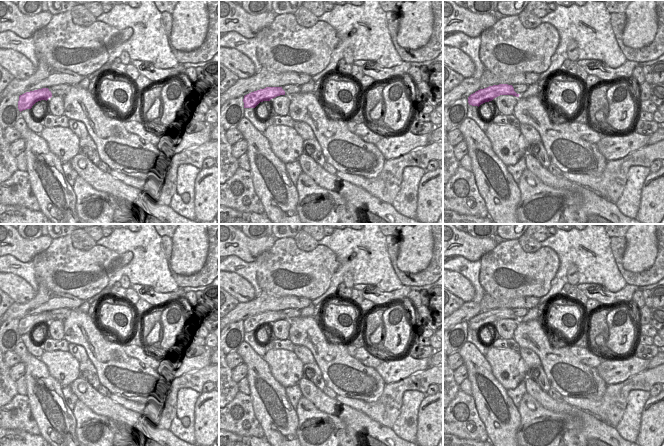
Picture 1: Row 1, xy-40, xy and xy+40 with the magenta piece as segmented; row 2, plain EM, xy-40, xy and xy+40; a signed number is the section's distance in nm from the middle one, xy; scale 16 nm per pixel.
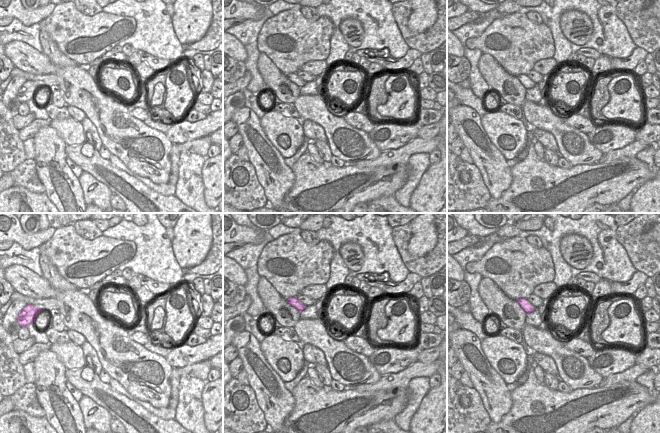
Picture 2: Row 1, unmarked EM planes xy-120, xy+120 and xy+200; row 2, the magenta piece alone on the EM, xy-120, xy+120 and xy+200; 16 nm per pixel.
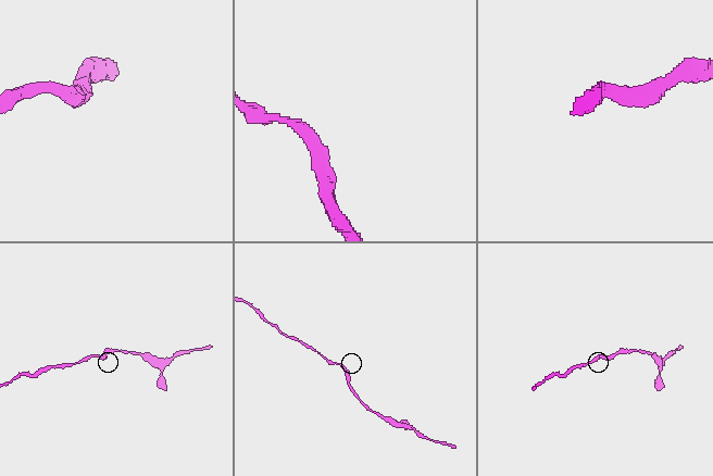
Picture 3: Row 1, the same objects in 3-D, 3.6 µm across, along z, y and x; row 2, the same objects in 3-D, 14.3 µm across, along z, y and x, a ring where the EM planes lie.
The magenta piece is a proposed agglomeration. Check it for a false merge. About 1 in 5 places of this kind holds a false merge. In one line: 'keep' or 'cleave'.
keep

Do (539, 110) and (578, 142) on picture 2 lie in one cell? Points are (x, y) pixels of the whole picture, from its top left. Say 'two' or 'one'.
one

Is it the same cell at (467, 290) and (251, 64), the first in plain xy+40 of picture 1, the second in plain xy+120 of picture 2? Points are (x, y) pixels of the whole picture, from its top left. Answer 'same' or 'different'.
different

